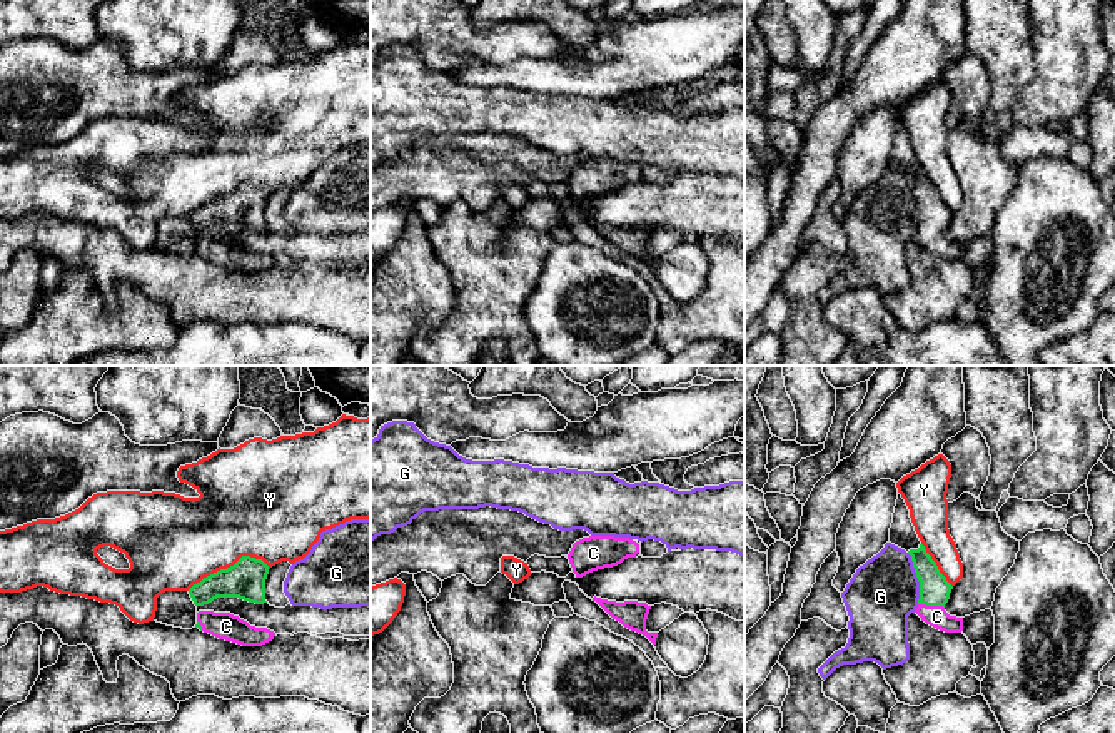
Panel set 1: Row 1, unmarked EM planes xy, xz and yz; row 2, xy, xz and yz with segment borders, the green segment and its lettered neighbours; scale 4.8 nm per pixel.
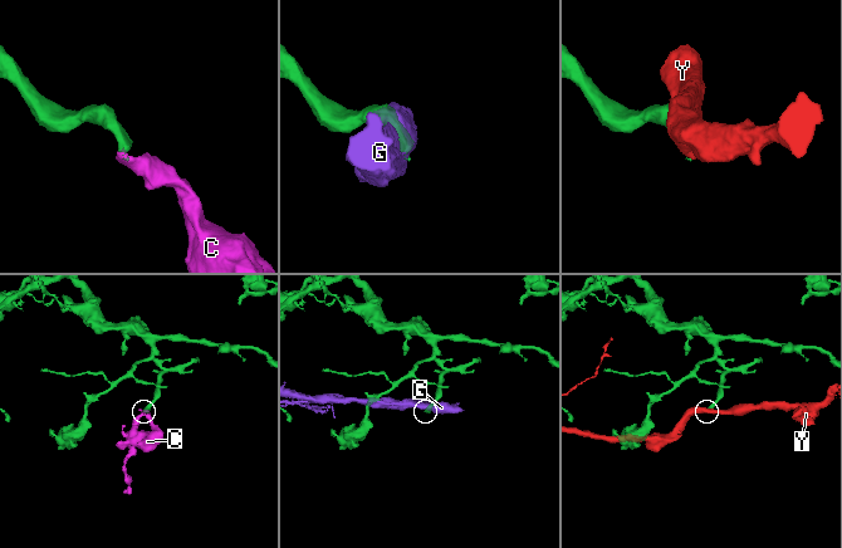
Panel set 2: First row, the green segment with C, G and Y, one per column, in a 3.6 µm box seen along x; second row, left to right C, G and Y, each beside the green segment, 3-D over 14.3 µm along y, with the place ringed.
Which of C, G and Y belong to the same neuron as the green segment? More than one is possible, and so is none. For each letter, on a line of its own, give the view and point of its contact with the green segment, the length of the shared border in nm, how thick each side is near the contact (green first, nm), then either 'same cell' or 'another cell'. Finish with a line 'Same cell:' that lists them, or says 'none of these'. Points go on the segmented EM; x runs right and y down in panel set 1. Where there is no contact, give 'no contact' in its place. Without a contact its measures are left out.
C: yz (932, 605) | 130 nm | 150/100 nm | same cell
G: yz (917, 576) | 260 nm | 150/340 nm | another cell
Y: xy (227, 568) | 420 nm | 190/420 nm | another cell
Same cell: C

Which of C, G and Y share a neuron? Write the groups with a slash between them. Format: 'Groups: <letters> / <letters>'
Groups: C / G / Y

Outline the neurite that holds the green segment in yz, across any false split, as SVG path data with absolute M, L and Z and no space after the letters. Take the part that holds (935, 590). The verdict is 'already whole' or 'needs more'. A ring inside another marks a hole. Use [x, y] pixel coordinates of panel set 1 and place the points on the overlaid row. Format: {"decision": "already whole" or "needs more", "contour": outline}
{"decision": "needs more", "contour": "M920 544L918 549L910 549L908 554L911 556L920 581L920 599L915 613L921 621L940 631L961 633L963 618L950 616L945 611L953 586L940 573L936 563L926 553L923 544Z"}

